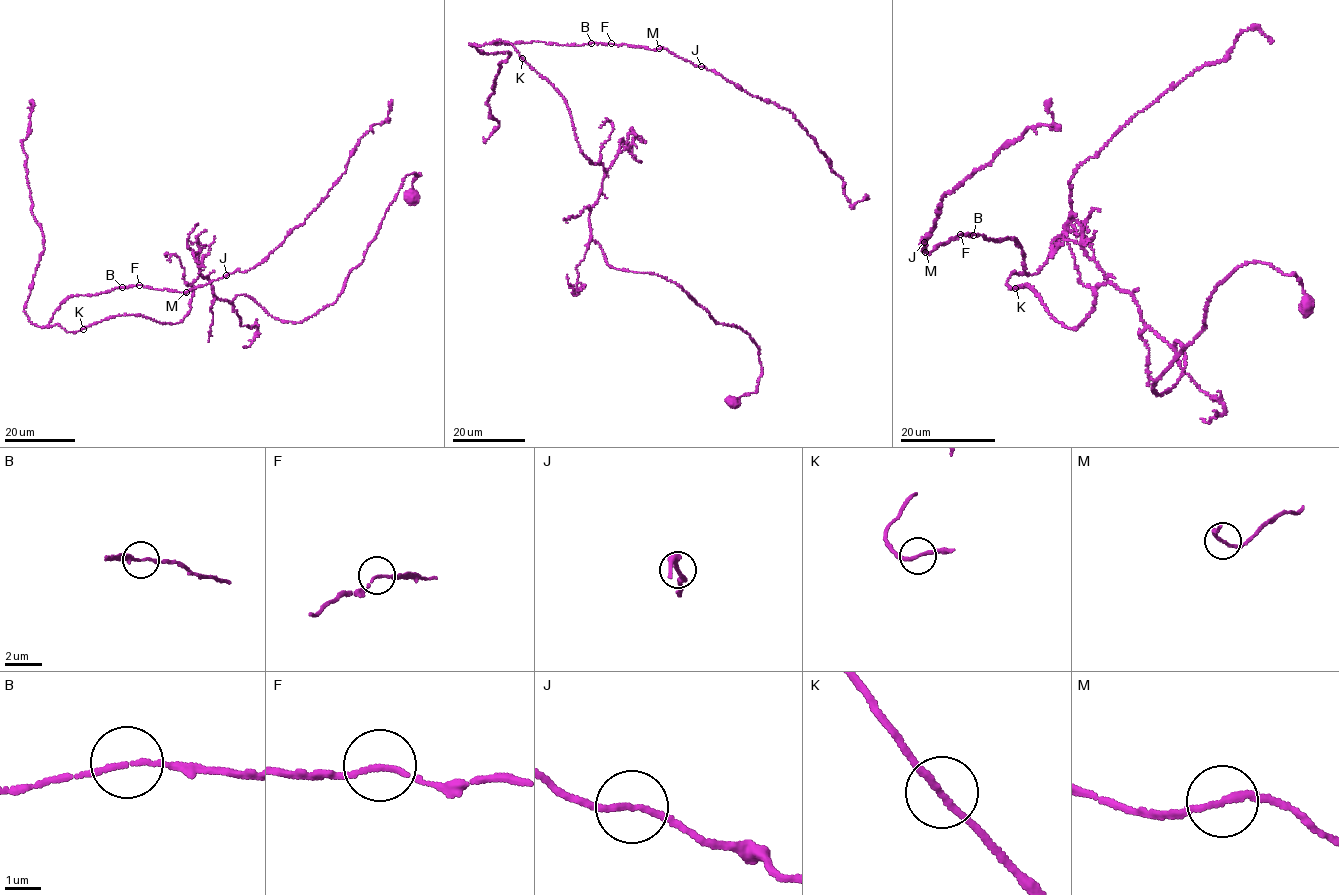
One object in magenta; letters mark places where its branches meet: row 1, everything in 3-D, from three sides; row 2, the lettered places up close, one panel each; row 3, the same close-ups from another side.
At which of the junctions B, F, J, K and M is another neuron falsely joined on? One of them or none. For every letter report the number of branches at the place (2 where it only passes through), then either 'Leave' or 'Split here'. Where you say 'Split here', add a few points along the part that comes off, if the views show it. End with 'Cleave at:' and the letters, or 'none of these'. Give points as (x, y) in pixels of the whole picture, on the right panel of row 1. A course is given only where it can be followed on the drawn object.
B: Branches: 2. Leave
F: Branches: 2. Leave
J: Branches: 2. Leave
K: Branches: 2. Leave
M: Branches: 2. Leave
Cleave at: none of these

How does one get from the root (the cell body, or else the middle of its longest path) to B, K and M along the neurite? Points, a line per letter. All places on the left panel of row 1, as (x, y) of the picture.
B: (414, 195), (415, 173), (302, 321), (201, 275), (178, 323), (49, 326), (68, 297), (122, 288)
K: (414, 195), (415, 173), (342, 293), (302, 321), (217, 299), (201, 275), (178, 323), (129, 314), (83, 329)
M: (414, 195), (415, 173), (302, 321), (201, 275), (178, 323), (49, 325), (71, 296), (186, 292)

